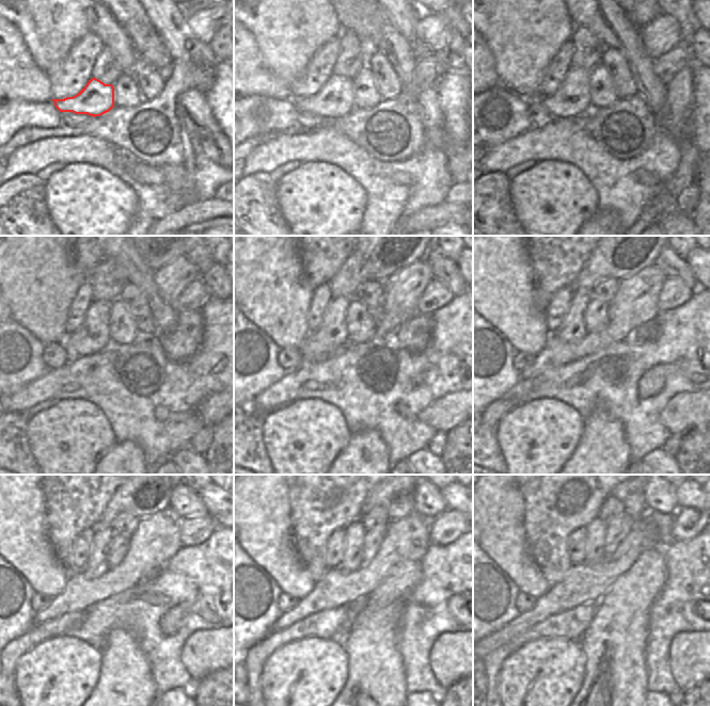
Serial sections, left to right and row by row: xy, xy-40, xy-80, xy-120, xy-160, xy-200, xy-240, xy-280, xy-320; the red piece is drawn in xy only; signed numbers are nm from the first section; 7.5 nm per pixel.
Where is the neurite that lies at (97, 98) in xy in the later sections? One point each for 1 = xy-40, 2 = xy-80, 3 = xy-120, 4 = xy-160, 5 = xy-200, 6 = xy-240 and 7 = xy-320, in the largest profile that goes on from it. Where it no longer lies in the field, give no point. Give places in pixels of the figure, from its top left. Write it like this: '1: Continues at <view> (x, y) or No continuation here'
1: Continues at xy-40 (335, 98)
2: Continues at xy-80 (572, 98)
3: Continues at xy-120 (93, 336)
4: Continues at xy-160 (332, 333)
5: Continues at xy-200 (572, 327)
6: Continues at xy-240 (97, 564)
7: Continues at xy-320 (596, 530).

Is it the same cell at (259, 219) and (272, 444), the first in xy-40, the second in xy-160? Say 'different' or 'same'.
different

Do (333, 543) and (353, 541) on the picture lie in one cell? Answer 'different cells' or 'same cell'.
different cells

